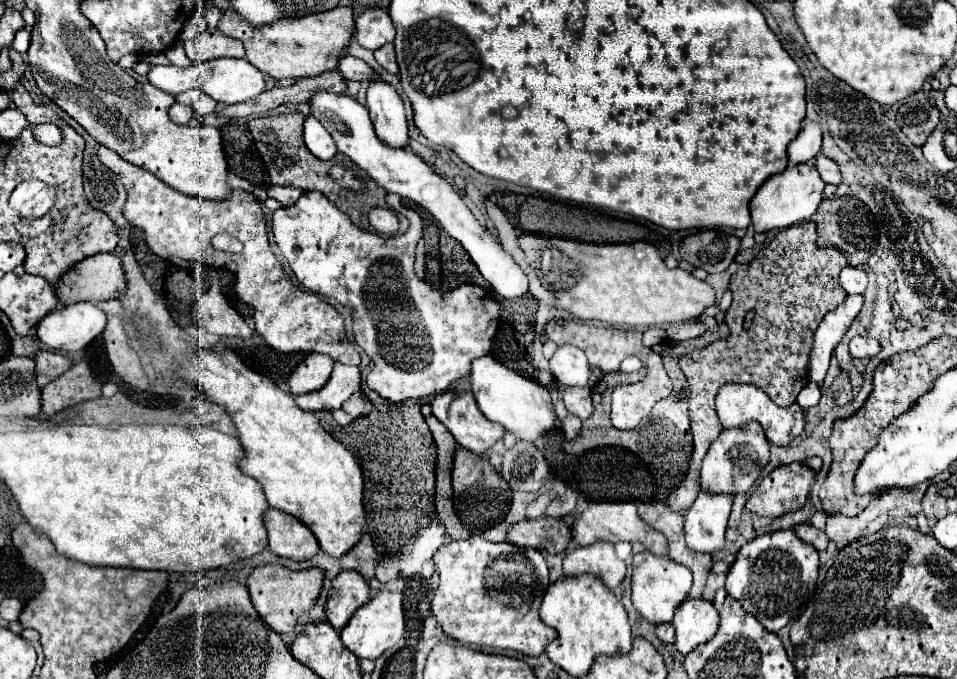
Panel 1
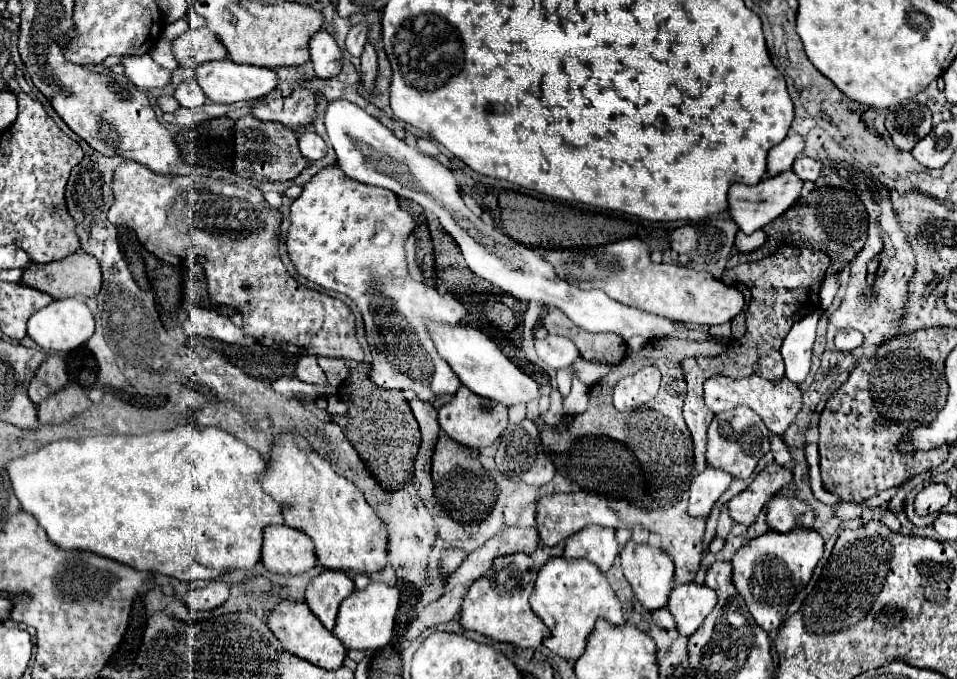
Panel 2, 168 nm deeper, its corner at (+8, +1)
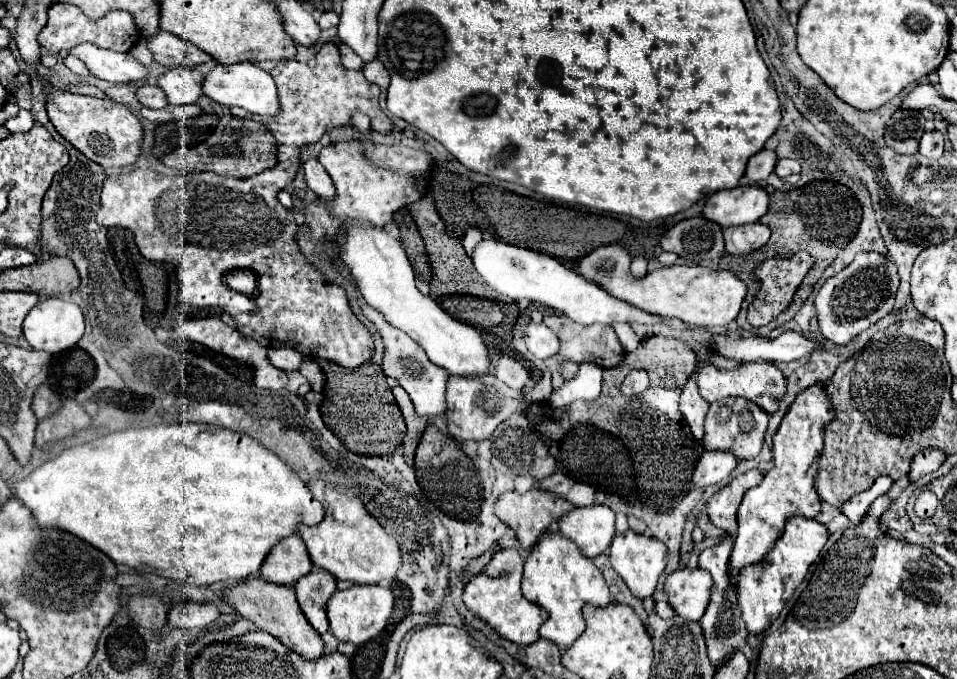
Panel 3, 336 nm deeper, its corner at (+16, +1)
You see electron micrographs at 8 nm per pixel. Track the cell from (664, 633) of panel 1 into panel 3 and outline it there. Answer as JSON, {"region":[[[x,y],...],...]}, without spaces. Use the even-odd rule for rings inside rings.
{"region":[[[658,593],[656,595],[656,613],[662,617],[662,619],[668,619],[668,617],[674,617],[674,611],[672,611],[672,605],[668,603],[668,597],[664,593]]]}

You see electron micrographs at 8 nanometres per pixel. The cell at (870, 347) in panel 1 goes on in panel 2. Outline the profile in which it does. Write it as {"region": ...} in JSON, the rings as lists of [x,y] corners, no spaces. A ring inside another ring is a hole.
{"region":[[[840,329],[836,335],[836,349],[850,353],[852,349],[860,347],[864,343],[864,335],[860,335],[854,329]]]}

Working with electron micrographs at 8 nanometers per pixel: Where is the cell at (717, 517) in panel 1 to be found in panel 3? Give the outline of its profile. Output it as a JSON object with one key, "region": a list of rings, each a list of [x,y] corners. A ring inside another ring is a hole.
{"region":[[[704,451],[696,465],[692,481],[698,487],[720,483],[736,469],[736,465],[738,465],[738,459],[736,455],[732,455],[732,451]]]}

